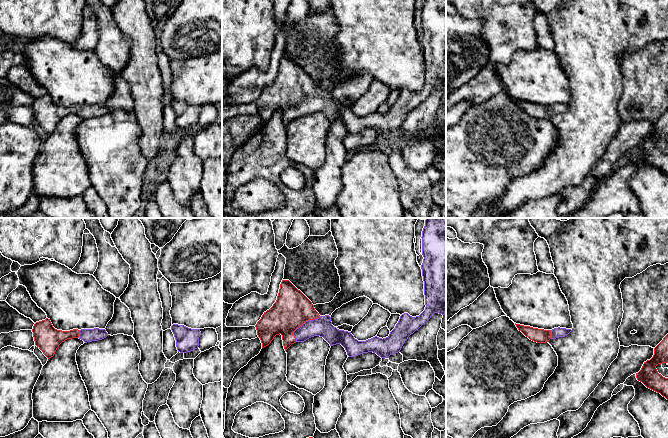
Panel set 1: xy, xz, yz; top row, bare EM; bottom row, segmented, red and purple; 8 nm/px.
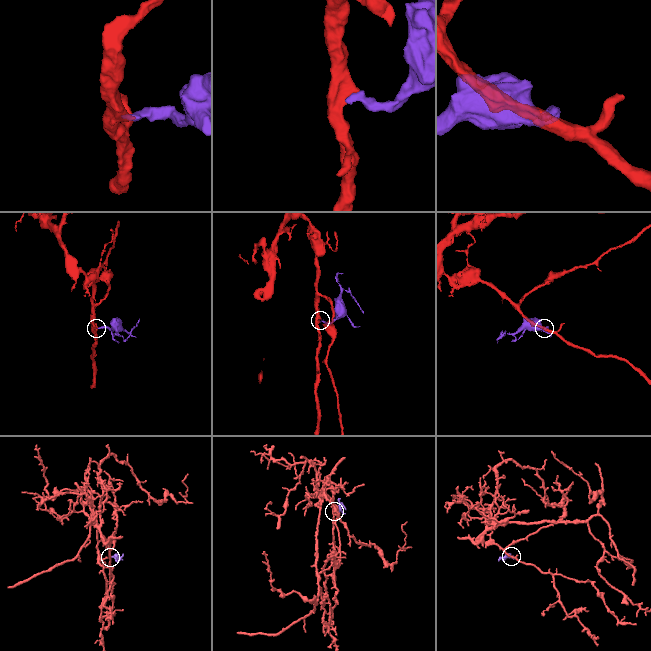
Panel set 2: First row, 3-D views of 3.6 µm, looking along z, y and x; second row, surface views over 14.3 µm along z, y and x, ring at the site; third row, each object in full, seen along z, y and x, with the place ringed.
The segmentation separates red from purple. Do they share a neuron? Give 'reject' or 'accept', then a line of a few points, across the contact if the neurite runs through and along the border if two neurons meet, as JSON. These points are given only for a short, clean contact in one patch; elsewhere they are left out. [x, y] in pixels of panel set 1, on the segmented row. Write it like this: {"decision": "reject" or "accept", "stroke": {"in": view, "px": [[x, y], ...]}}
{"decision": "accept", "stroke": {"in": "xz", "px": [[292, 309], [293, 315], [302, 324], [320, 325], [322, 327]]}}

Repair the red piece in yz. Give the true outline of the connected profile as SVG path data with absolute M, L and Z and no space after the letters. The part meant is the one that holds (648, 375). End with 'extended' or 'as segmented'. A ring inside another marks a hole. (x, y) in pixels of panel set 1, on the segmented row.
M668 334L654 348L653 357L644 362L641 370L636 373L638 381L668 400L668 378L663 377L656 369L662 363L668 363Z | as segmented

